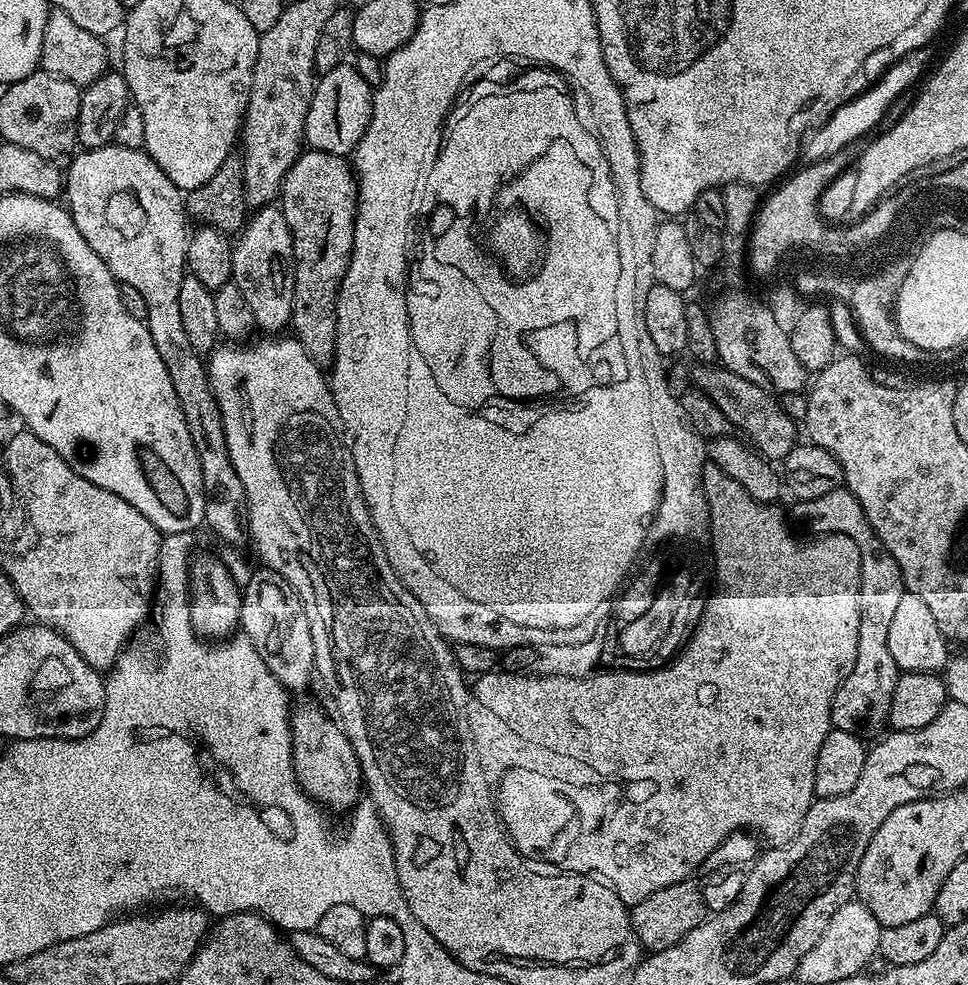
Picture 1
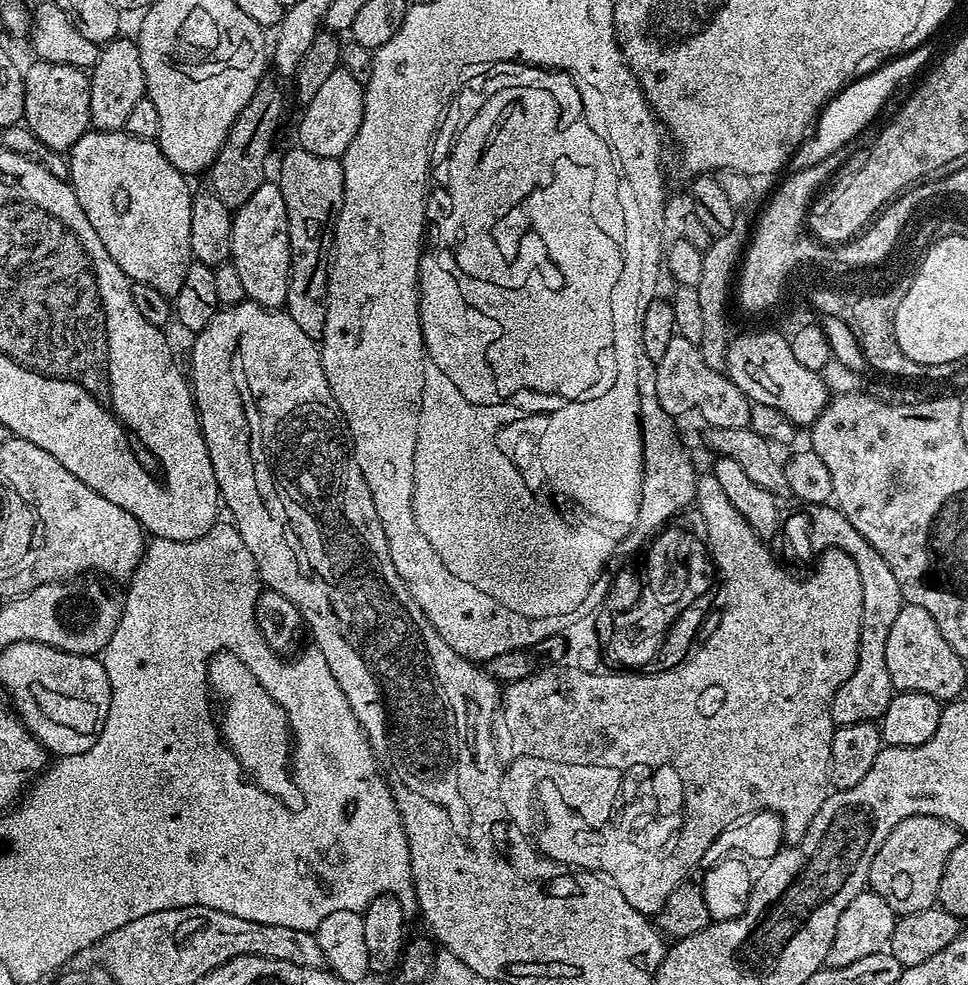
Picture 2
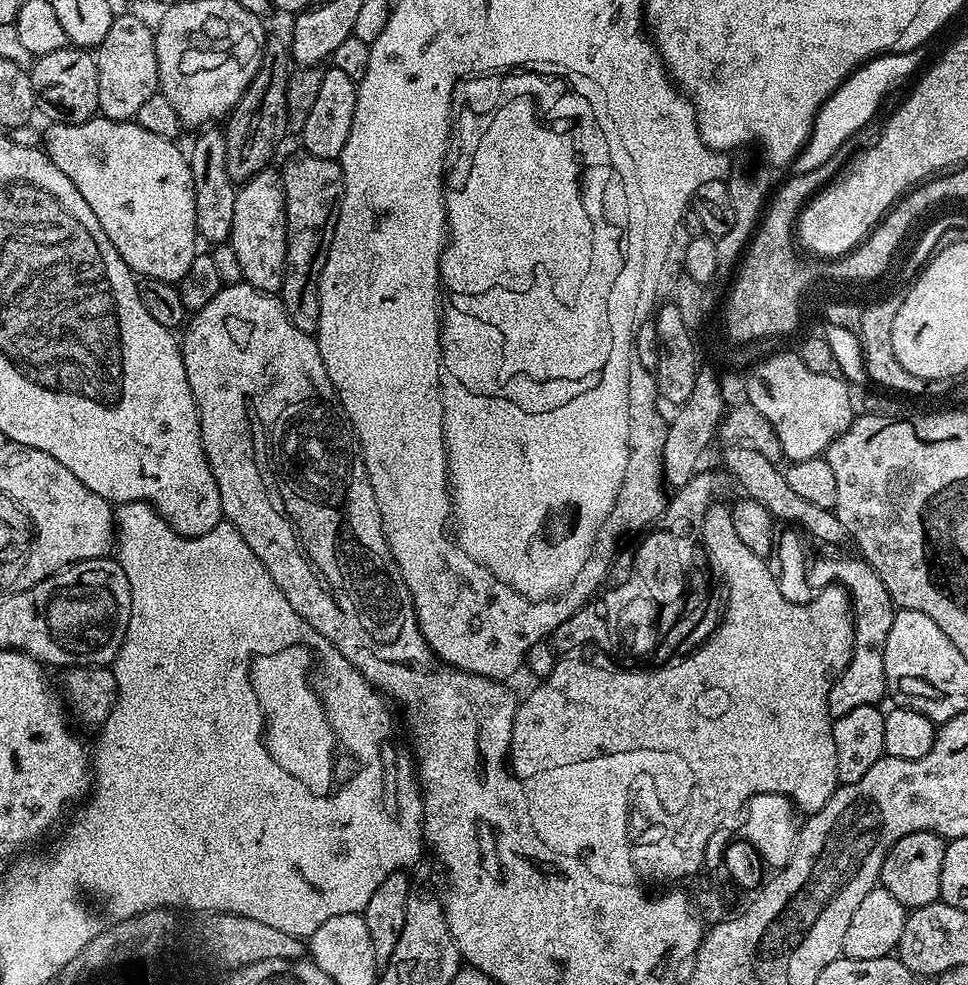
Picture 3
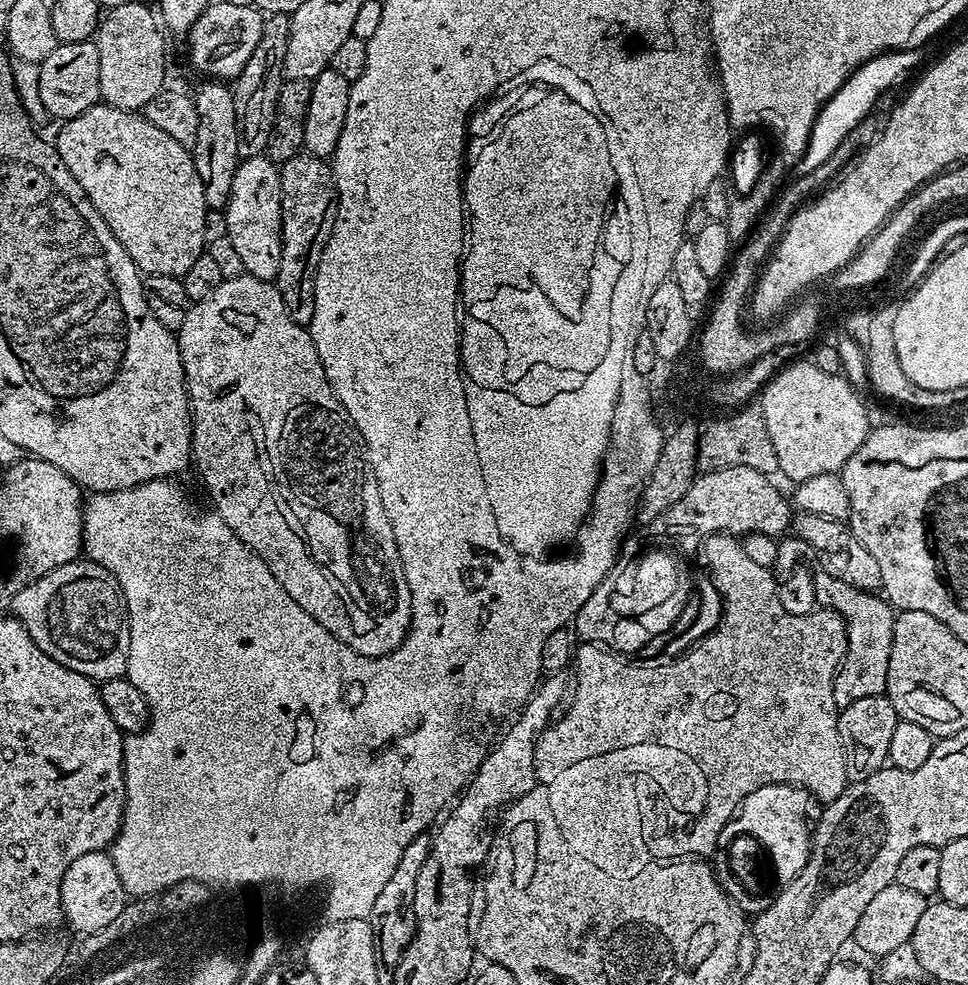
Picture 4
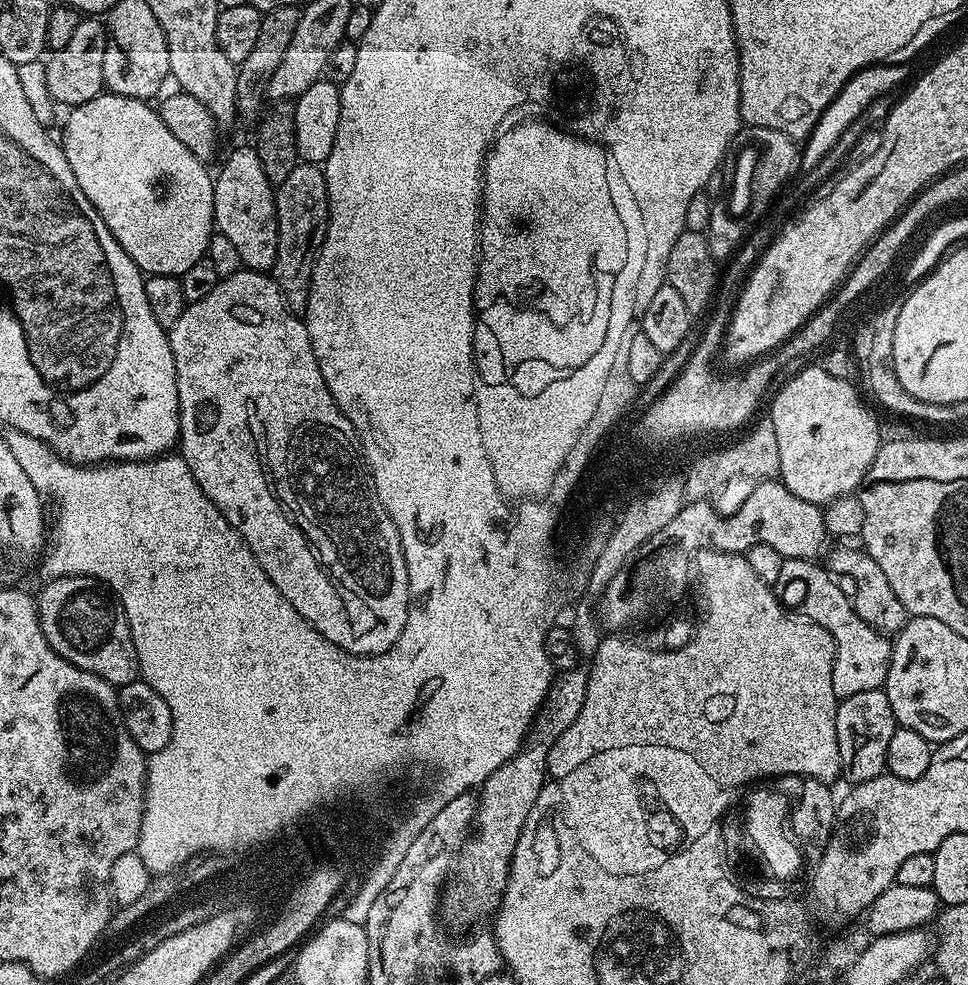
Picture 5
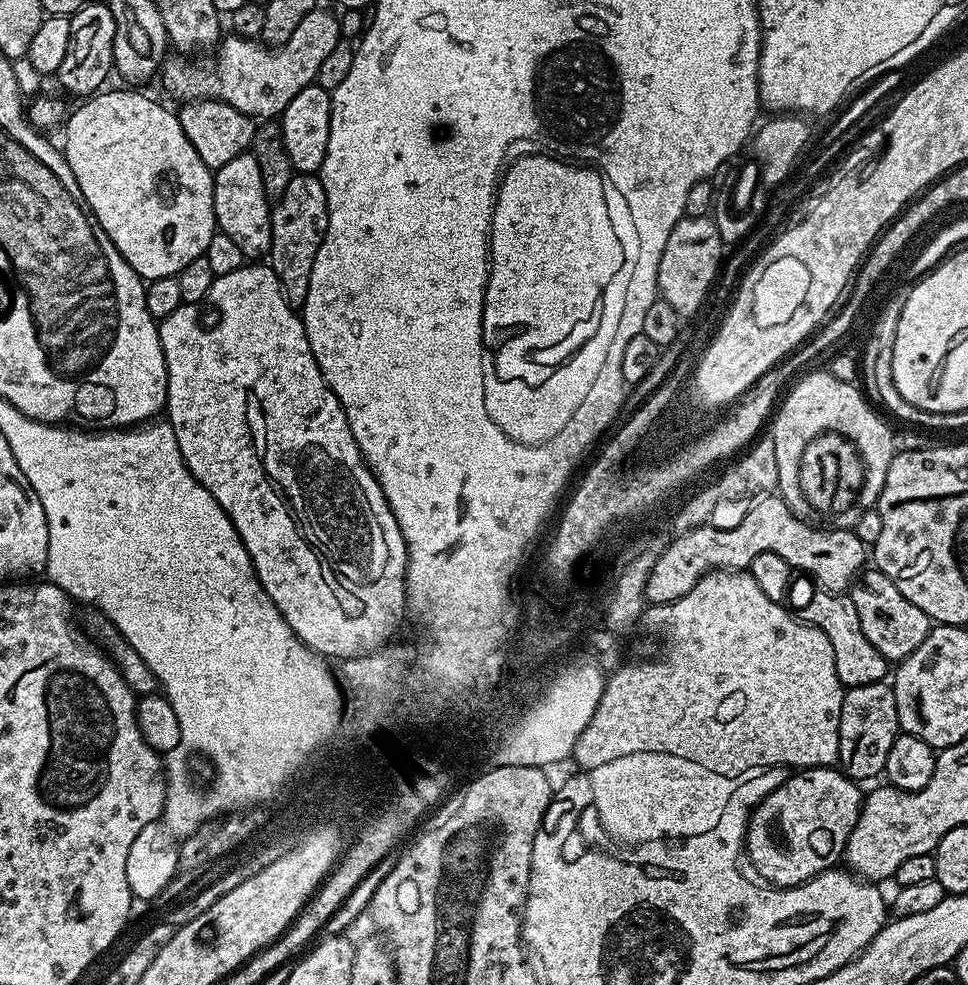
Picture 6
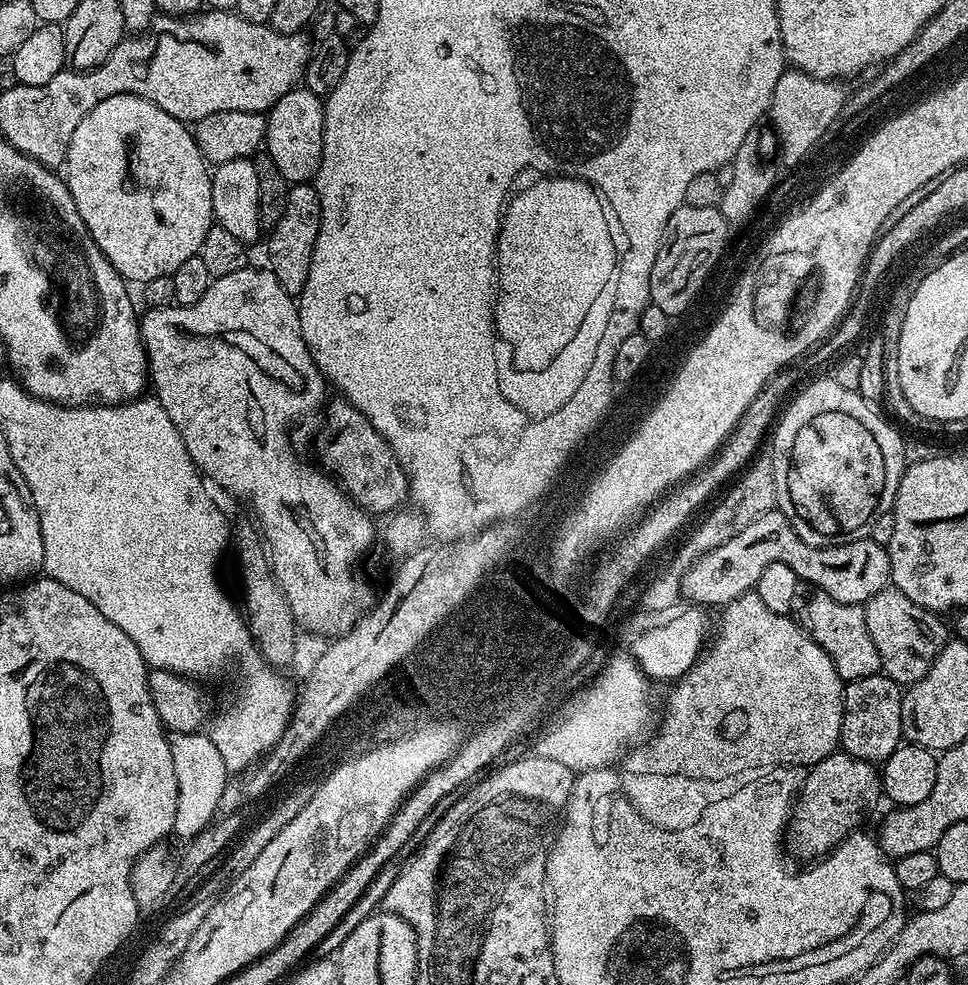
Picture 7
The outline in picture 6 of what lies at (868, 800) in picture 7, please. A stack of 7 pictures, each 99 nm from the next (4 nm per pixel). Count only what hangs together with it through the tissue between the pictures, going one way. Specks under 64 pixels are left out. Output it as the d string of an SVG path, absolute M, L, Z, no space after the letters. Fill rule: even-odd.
M836 766L793 771L782 786L764 798L750 817L746 856L752 859L751 871L765 885L797 888L818 874L837 867L864 805L865 793L860 792L860 788L857 781ZM772 819L776 819L776 828L780 831L780 844L770 832Z

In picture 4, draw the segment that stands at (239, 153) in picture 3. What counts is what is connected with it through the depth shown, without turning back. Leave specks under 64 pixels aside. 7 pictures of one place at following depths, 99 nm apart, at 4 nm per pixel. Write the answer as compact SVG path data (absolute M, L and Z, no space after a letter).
M284 14L269 15L262 26L262 38L258 38L258 46L254 46L254 54L250 54L250 62L242 66L240 75L235 77L231 85L238 122L238 150L241 157L261 155L272 139L278 90L286 79L284 59L289 38L289 17Z

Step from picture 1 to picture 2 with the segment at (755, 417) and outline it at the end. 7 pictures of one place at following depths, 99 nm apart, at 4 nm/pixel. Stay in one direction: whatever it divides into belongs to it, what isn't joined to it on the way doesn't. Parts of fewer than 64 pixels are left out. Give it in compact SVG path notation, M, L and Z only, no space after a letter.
M680 335L670 340L665 355L656 361L655 390L662 410L674 418L680 418L680 415L692 410L700 410L707 427L740 429L751 423L752 403L748 396L724 372L711 370L702 358L699 345Z

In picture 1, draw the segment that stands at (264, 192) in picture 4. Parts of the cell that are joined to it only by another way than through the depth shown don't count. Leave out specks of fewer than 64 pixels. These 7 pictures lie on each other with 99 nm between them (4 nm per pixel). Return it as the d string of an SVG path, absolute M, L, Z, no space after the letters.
M276 206L257 208L247 217L246 223L235 237L232 246L232 280L246 294L250 310L256 319L256 328L264 334L280 334L292 322L292 299L296 285L296 259L292 249L290 226L286 226L284 213Z

